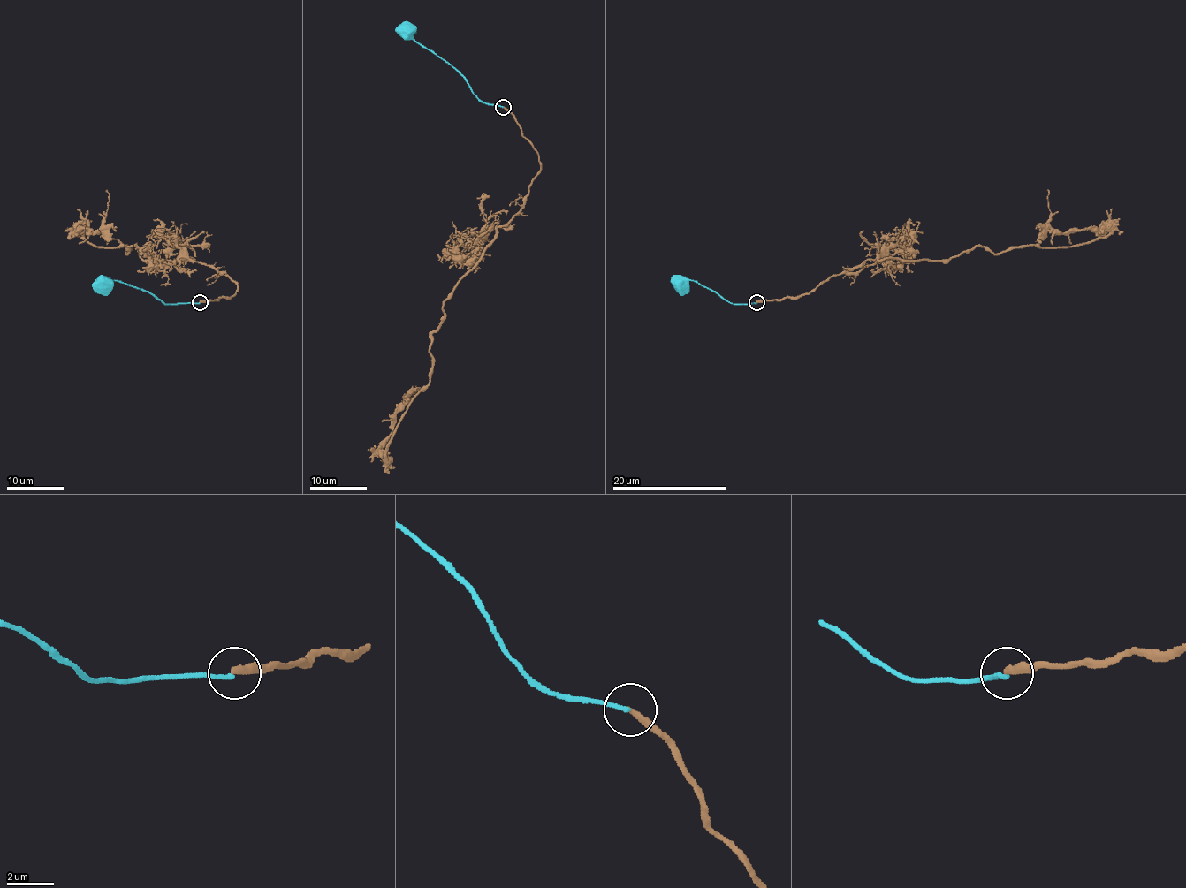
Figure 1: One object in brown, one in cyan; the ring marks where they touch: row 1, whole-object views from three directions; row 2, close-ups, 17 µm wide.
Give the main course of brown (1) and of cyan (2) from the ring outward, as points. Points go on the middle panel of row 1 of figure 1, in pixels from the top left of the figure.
1: (503, 107), (540, 170), (524, 204), (444, 301), (429, 383), (396, 413), (380, 460)
2: (503, 107), (486, 104), (450, 65), (414, 40), (413, 30), (408, 26), (404, 28)

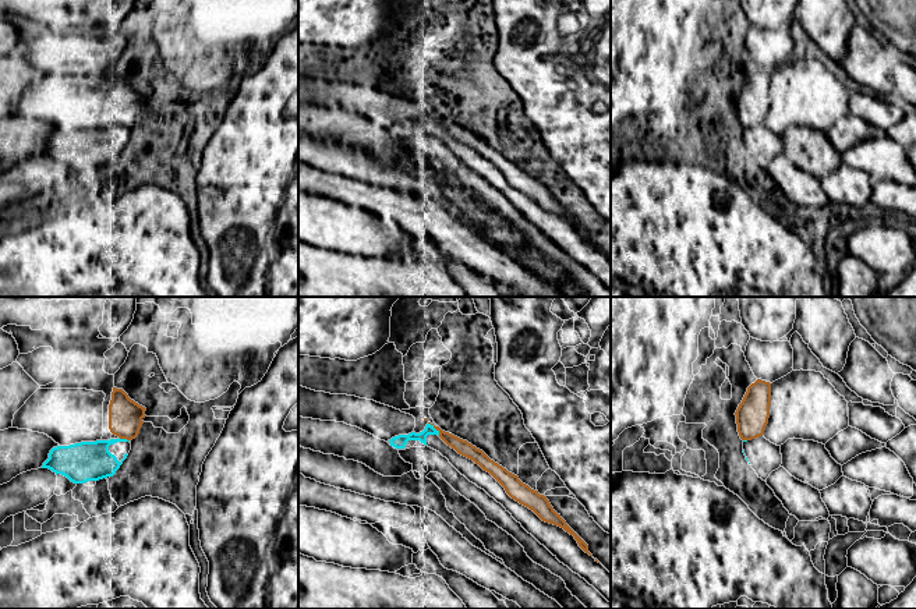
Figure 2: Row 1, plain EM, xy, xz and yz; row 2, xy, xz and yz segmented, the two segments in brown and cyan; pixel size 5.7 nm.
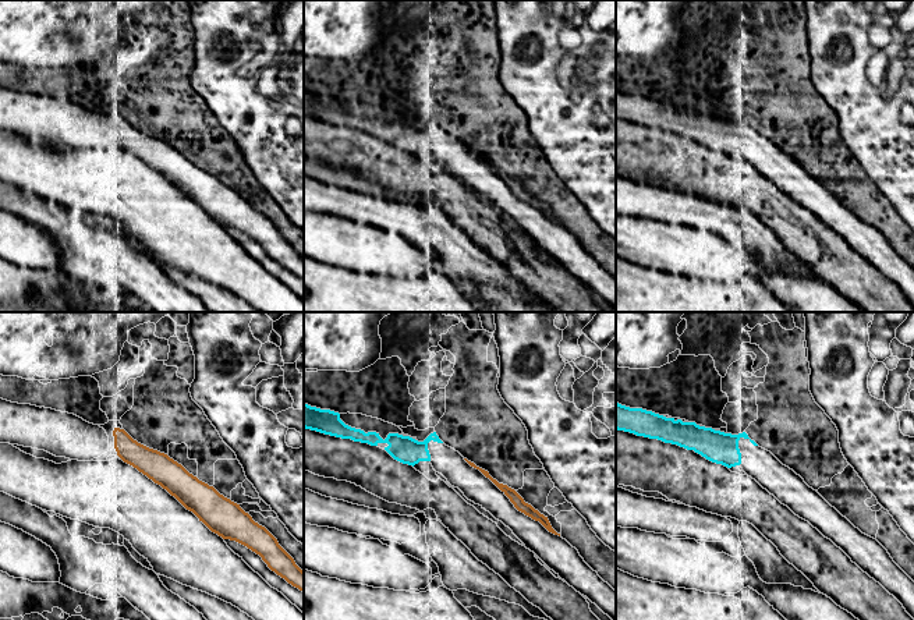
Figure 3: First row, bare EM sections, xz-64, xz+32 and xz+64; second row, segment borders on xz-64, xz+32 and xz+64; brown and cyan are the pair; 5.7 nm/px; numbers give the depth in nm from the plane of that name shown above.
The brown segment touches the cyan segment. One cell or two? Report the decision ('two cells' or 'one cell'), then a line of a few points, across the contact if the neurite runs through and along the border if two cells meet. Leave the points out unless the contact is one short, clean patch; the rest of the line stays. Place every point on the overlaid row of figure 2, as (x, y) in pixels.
two cells

